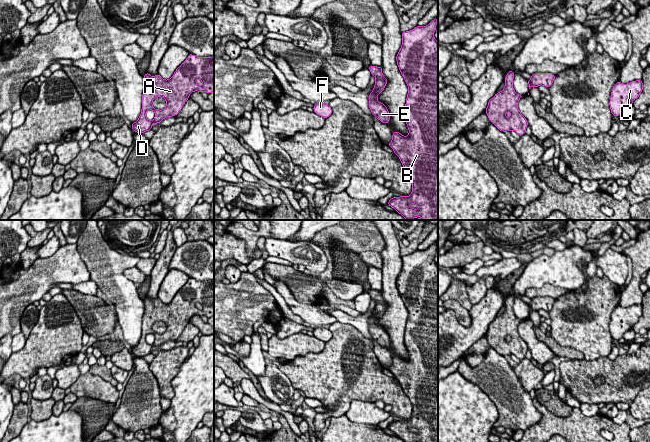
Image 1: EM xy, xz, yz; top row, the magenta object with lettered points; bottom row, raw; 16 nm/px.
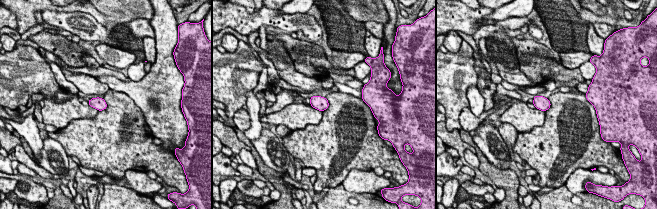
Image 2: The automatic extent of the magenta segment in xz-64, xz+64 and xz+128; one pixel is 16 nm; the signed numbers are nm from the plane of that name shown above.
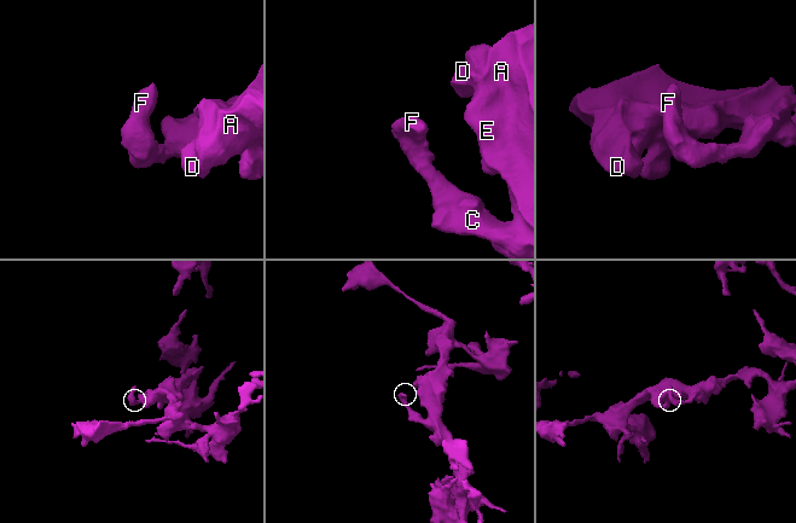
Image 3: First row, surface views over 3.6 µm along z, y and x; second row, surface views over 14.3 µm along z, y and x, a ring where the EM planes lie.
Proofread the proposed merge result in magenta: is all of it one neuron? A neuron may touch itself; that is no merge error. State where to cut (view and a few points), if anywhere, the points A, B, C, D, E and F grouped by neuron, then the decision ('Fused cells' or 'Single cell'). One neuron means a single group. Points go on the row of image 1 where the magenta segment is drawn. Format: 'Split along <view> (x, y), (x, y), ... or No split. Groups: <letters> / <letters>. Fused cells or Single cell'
No split. Groups: A B C D E F. Single cell

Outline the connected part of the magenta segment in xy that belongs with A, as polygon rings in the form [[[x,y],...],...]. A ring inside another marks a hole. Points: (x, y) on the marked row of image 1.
[[[189,54],[170,79],[165,80],[159,74],[152,77],[148,72],[143,78],[145,88],[142,95],[141,114],[131,125],[132,129],[139,134],[151,130],[154,123],[158,124],[167,117],[176,116],[192,92],[214,93],[214,56],[197,57]],[[157,97],[166,100],[166,107],[163,110],[155,109],[152,105]],[[148,110],[155,112],[152,121],[146,118]]]

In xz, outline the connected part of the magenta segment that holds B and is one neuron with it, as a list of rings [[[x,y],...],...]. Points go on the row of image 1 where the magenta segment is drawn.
[[[435,18],[426,26],[416,26],[410,31],[402,32],[402,45],[396,56],[400,73],[408,86],[404,119],[409,134],[406,137],[394,131],[388,146],[393,149],[409,174],[412,180],[412,193],[410,196],[393,197],[387,204],[407,220],[417,217],[423,220],[438,220],[438,42],[434,37],[436,25]]]

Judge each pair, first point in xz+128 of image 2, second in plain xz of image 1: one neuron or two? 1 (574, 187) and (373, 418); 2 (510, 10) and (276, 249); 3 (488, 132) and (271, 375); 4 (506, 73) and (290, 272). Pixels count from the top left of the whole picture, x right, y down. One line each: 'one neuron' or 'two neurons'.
1: one neuron
2: two neurons
3: one neuron
4: two neurons

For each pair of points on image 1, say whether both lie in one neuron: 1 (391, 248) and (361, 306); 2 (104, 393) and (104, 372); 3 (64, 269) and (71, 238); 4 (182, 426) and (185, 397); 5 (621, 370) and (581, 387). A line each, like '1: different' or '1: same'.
1: different
2: different
3: different
4: same
5: same

